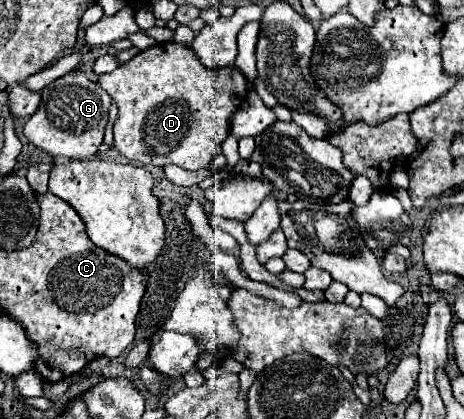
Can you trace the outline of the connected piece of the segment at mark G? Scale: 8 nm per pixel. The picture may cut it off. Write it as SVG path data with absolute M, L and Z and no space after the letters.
M71 71L43 89L41 105L37 113L27 119L23 133L33 145L41 147L51 157L91 159L103 143L105 127L109 123L109 107L111 97L95 81L81 71Z

